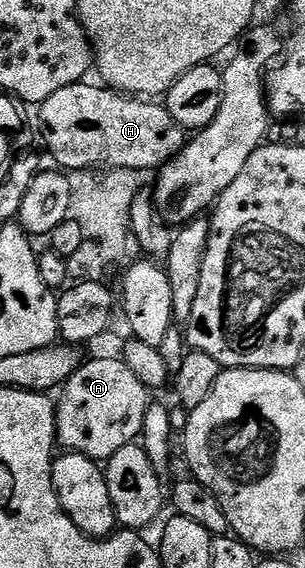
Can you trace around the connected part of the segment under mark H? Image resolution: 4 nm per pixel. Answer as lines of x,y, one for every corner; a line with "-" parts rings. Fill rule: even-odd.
89,82
71,84
62,90
54,90
50,98
38,105
40,112
40,136
48,147
48,152
57,160
59,167
96,168
99,164
109,164
109,169
138,168
159,170
174,159
186,143
185,129
168,113
163,103
148,98
137,98
131,94
121,94
107,86
95,88

